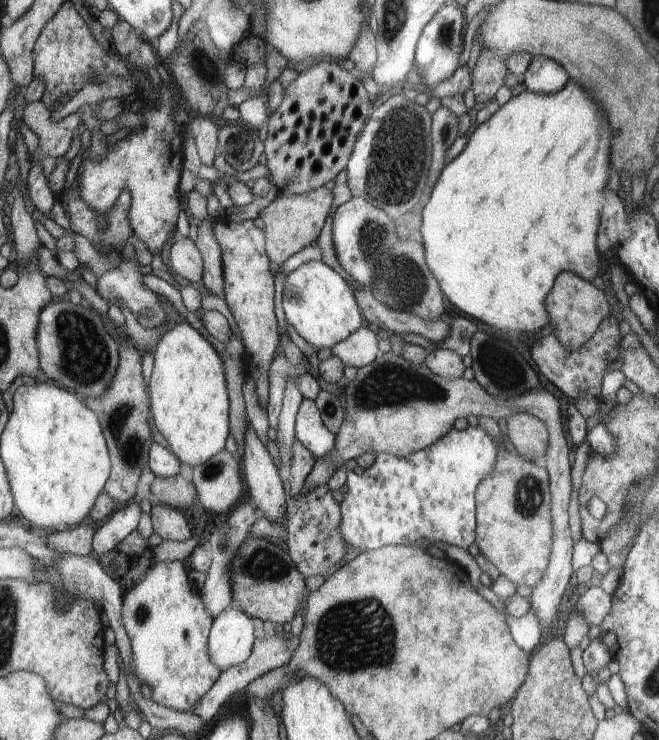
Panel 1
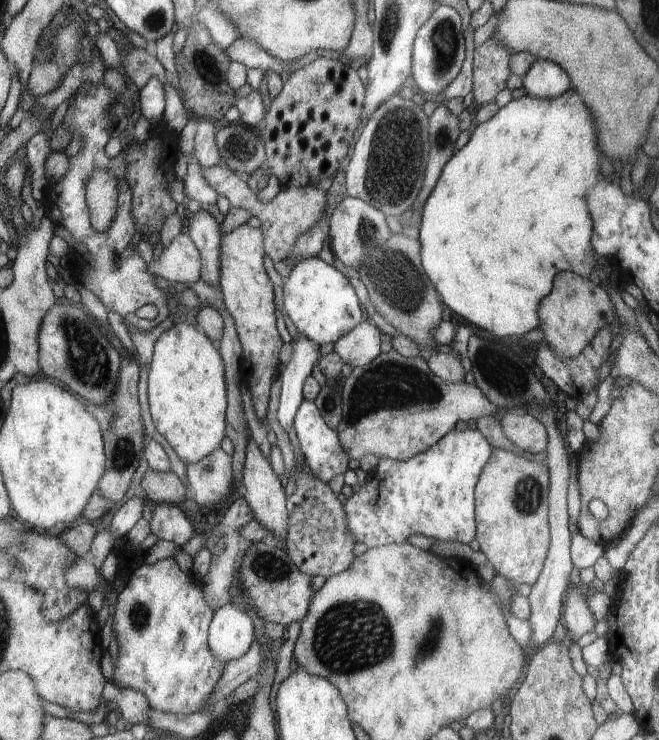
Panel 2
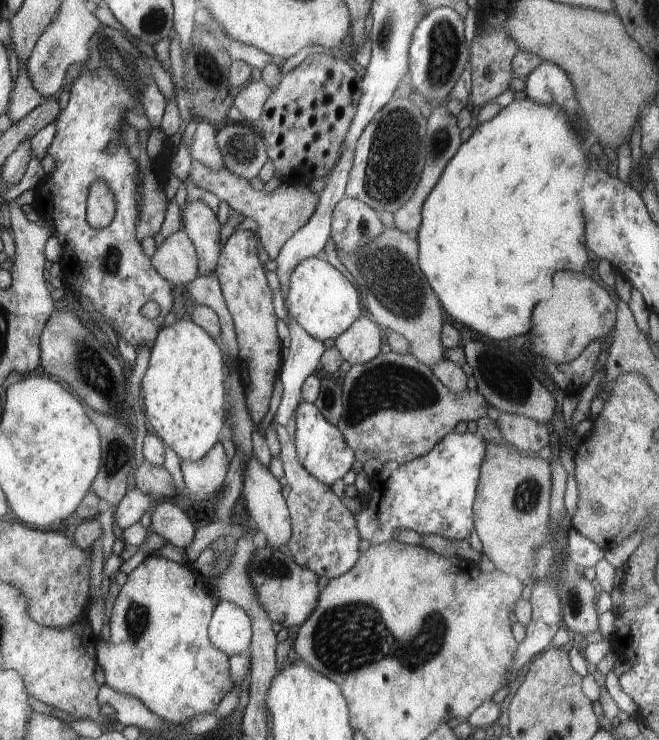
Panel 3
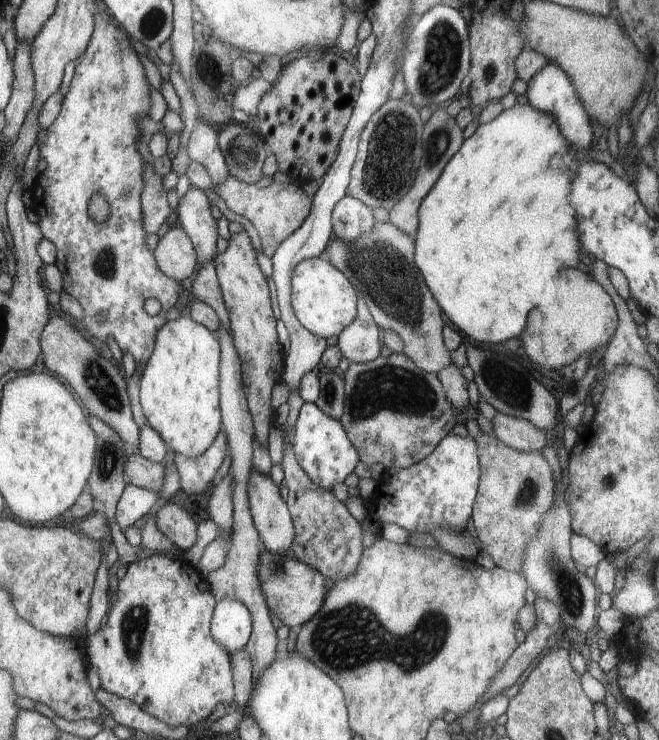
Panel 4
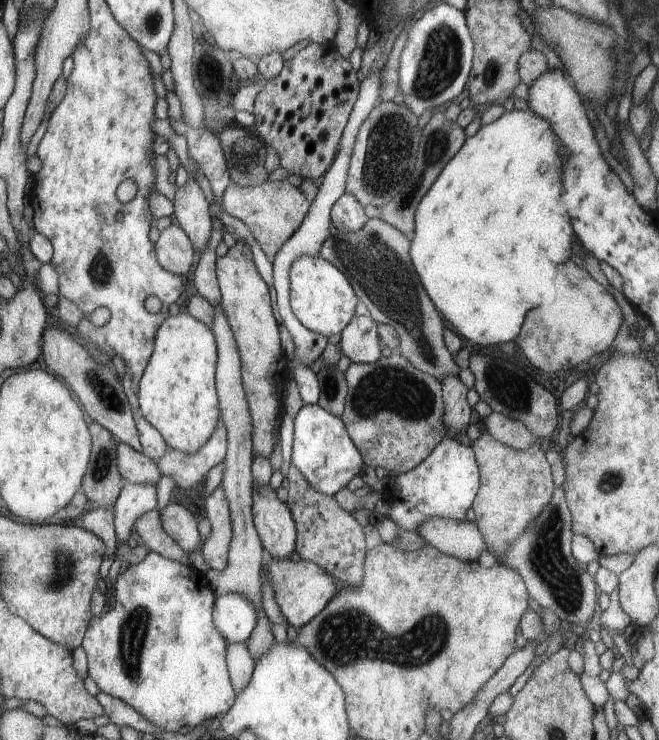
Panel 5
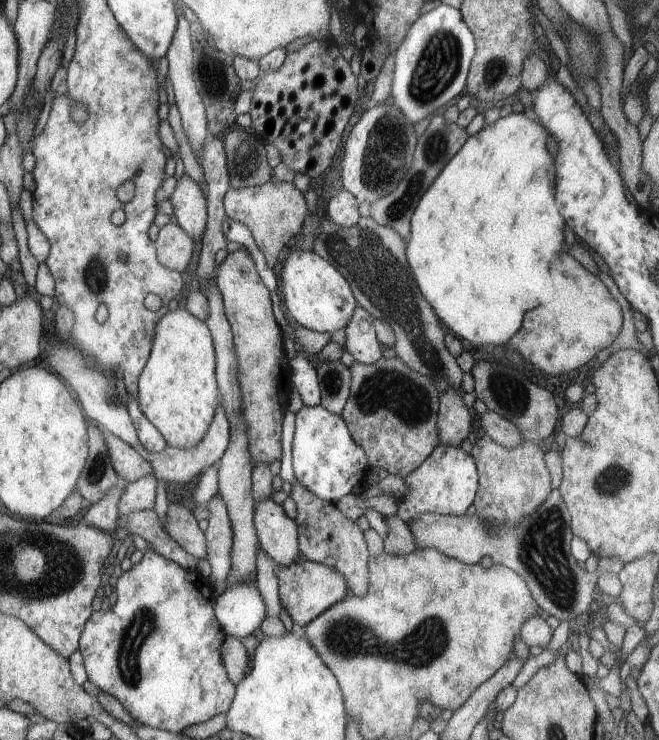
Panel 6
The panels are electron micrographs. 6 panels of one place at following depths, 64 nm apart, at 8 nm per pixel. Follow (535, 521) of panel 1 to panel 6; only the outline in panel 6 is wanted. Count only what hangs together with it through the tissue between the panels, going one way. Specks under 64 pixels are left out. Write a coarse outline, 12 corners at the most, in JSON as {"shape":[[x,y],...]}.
{"shape":[[484,434],[470,454],[479,518],[517,524],[549,496],[544,453]]}

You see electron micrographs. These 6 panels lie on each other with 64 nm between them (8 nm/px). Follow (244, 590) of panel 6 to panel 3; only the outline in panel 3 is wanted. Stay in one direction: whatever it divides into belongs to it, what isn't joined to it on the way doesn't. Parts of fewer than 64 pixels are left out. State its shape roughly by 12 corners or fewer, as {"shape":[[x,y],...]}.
{"shape":[[217,601],[208,624],[211,646],[227,656],[246,651],[245,608]]}

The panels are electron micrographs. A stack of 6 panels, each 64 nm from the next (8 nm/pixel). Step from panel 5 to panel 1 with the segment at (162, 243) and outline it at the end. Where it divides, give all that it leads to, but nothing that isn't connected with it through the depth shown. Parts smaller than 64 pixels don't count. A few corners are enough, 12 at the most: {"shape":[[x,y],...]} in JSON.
{"shape":[[175,234],[167,271],[187,282],[203,274],[201,253]]}

